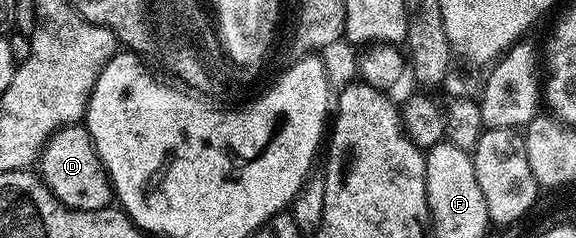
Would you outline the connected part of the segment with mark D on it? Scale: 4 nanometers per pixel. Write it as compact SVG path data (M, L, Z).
M73 125L57 129L40 153L38 174L65 207L75 211L93 211L113 206L114 192L108 179L108 170L98 157L87 126Z

